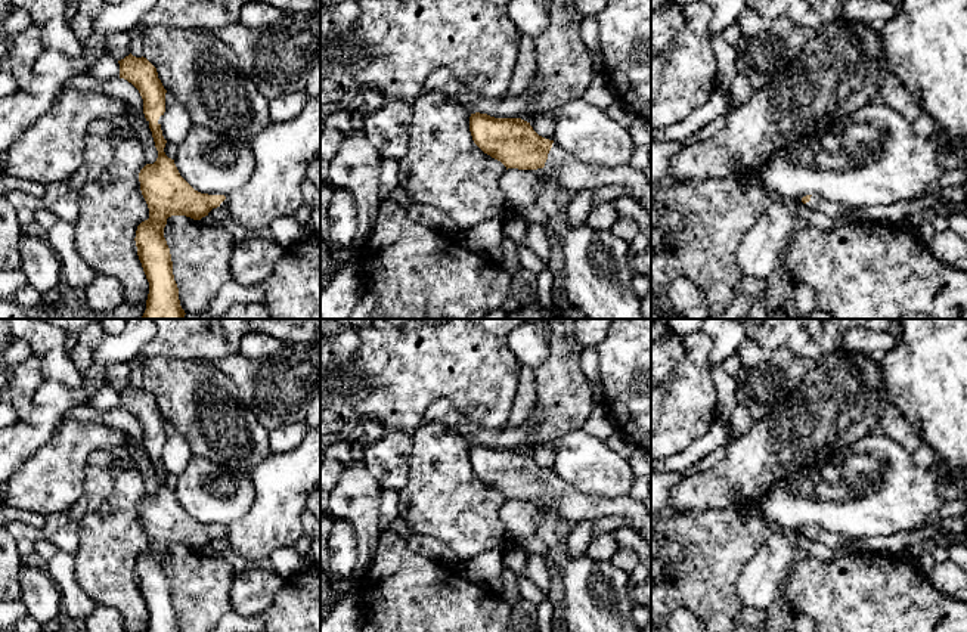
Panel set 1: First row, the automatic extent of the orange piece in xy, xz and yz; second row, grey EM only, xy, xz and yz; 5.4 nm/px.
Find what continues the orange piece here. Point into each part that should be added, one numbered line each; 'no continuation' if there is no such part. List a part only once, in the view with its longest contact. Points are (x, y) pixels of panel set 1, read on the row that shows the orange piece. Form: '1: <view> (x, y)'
1: xz (570, 173)

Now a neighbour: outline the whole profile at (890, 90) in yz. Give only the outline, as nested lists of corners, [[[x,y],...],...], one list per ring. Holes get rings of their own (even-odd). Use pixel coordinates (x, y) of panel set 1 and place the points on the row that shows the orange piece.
[[[892,71],[883,77],[878,86],[878,96],[883,103],[904,117],[909,124],[912,124],[923,111],[918,99],[904,87]]]

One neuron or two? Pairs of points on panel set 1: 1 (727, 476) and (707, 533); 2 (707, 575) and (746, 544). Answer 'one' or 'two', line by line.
1: two
2: one

